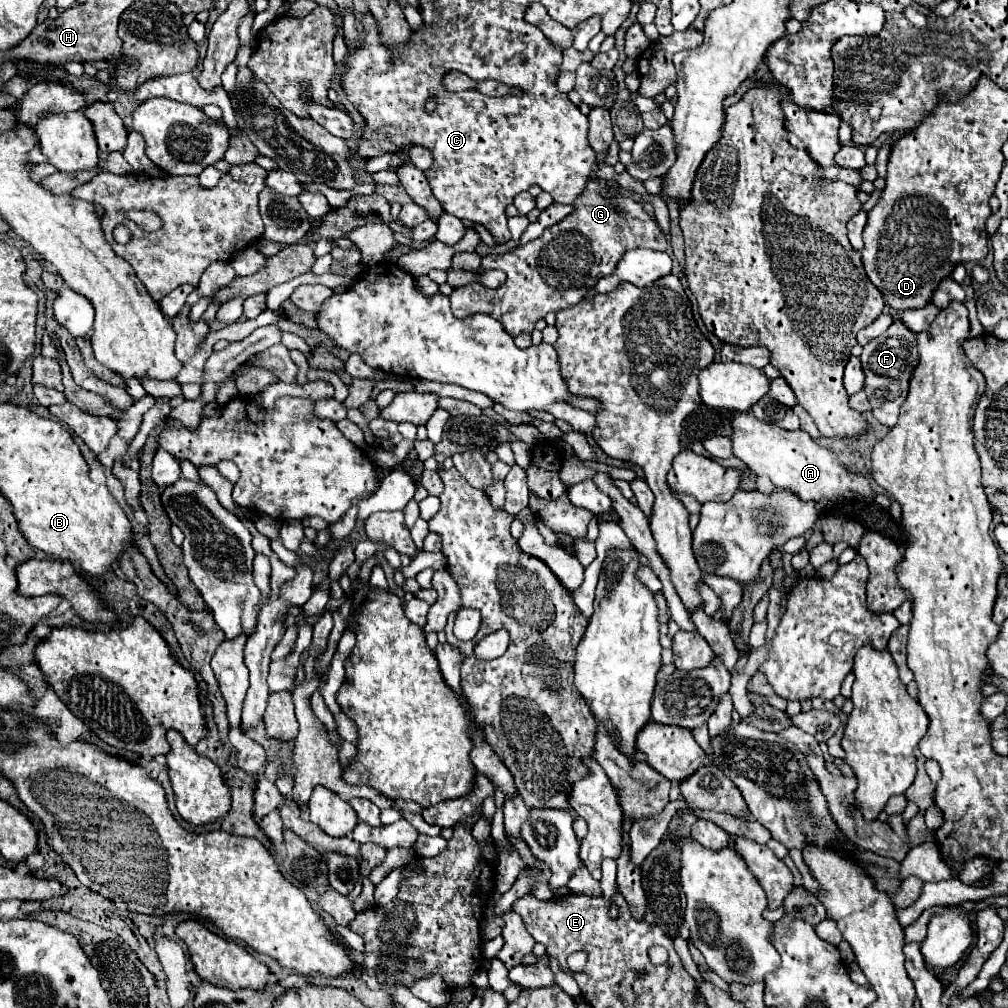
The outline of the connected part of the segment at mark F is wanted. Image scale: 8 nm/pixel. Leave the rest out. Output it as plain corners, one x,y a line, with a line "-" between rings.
894,321
894,325
882,333
878,339
872,339
862,351
862,369
866,375
864,393
872,403
874,417
888,427
894,427
900,415
900,407
908,397
910,377
918,365
918,345
916,333
912,333
902,321

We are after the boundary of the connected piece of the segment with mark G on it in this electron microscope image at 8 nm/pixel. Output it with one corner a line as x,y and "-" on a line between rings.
592,179
588,189
584,189
584,197
574,201
574,207
576,209
566,219
548,227
538,239
510,253
484,257
480,271
500,269
506,273
506,283
498,289
488,289
478,281
456,287
450,295
452,313
456,317
488,313
498,319
512,337
518,337
524,331
532,331
534,323
546,317
546,313
558,313
580,303
584,293
592,289
600,277
608,277
616,271
626,251
638,247
666,251
668,241
664,233
642,205
606,189
604,181

